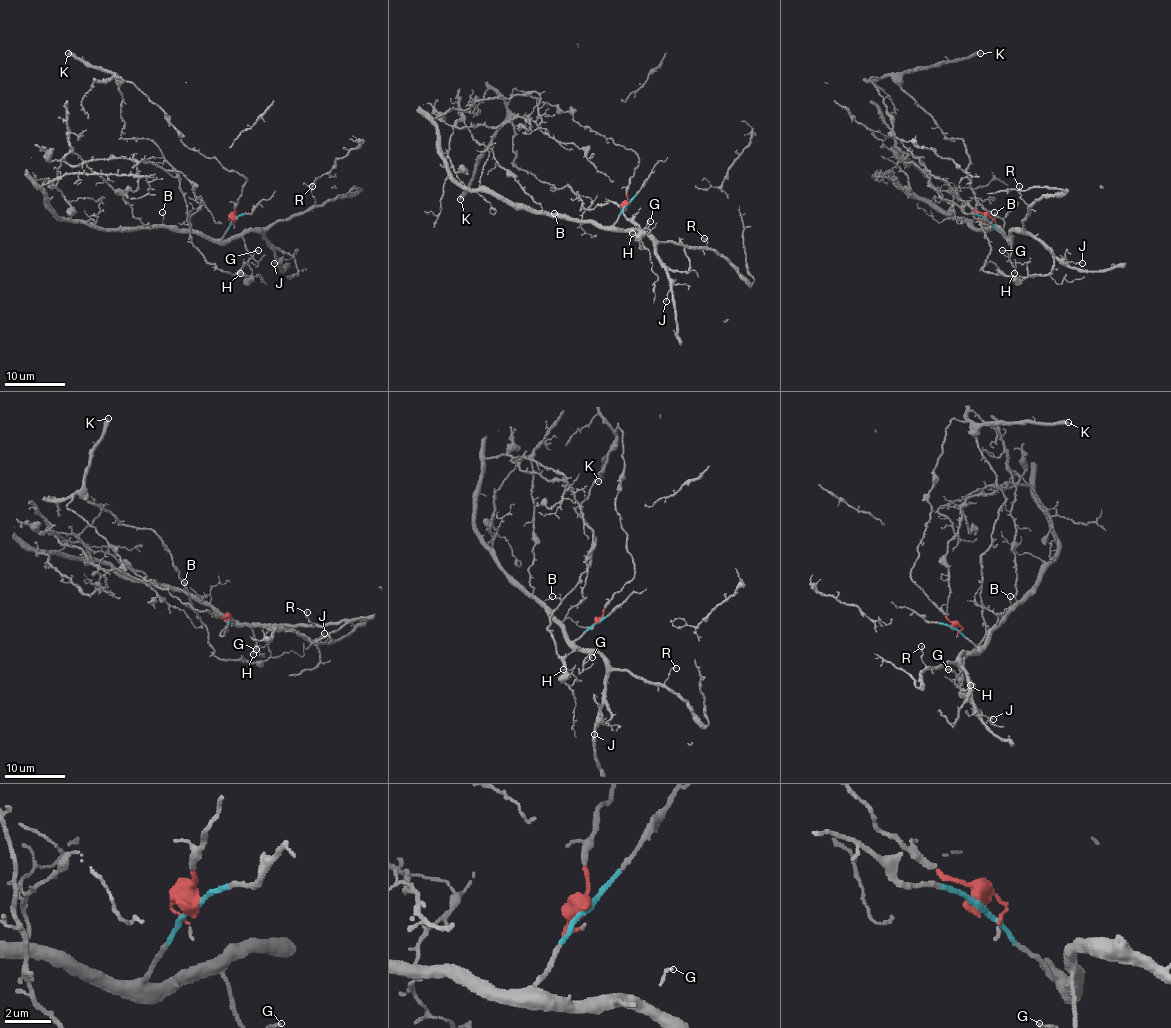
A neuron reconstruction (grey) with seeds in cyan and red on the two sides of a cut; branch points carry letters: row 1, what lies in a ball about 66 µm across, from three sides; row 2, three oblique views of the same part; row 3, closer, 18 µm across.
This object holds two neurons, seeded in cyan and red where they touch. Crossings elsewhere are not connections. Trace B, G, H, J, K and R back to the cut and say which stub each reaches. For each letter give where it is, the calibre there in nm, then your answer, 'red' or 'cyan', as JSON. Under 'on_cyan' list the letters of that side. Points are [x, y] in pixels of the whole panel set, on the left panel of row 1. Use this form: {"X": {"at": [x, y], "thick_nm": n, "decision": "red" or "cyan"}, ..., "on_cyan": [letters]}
{"B": {"at": [162, 212], "thick_nm": 100, "decision": "cyan"}, "G": {"at": [258, 250], "thick_nm": 110, "decision": "cyan"}, "H": {"at": [240, 273], "thick_nm": 90, "decision": "red"}, "J": {"at": [274, 263], "thick_nm": 90, "decision": "cyan"}, "K": {"at": [68, 53], "thick_nm": 440, "decision": "red"}, "R": {"at": [312, 186], "thick_nm": 90, "decision": "cyan"}, "on_cyan": ["B", "G", "J", "R"]}

